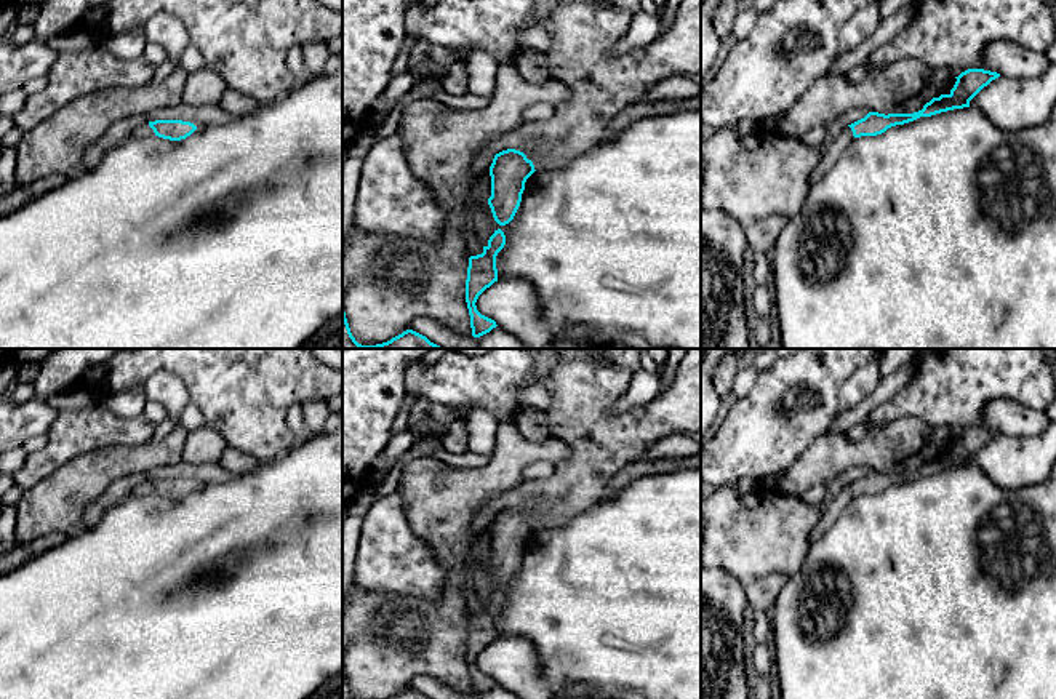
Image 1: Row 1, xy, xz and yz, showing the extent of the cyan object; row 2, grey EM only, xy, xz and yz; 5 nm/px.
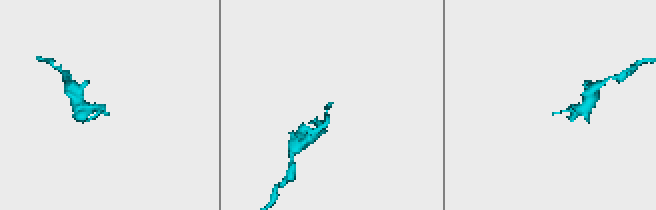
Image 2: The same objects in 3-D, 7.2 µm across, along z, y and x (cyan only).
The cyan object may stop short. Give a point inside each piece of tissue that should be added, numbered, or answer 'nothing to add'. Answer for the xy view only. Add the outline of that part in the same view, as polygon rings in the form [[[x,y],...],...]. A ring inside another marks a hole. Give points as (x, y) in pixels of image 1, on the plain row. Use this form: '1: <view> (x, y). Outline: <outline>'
1: xy (143, 488). Outline: [[[141,481],[134,489],[133,489],[134,496],[144,497],[144,496],[150,496],[155,494],[154,488],[149,485],[149,481]]]

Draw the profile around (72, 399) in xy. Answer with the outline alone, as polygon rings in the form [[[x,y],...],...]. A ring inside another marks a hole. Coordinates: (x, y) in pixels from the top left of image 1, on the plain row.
[[[67,389],[48,397],[46,401],[59,411],[72,411],[94,405],[98,401],[98,395],[85,389]]]

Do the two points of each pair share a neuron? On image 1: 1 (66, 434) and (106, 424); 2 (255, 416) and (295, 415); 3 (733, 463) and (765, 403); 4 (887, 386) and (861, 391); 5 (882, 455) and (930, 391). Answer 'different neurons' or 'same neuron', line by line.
1: same neuron
2: different neurons
3: same neuron
4: different neurons
5: different neurons

